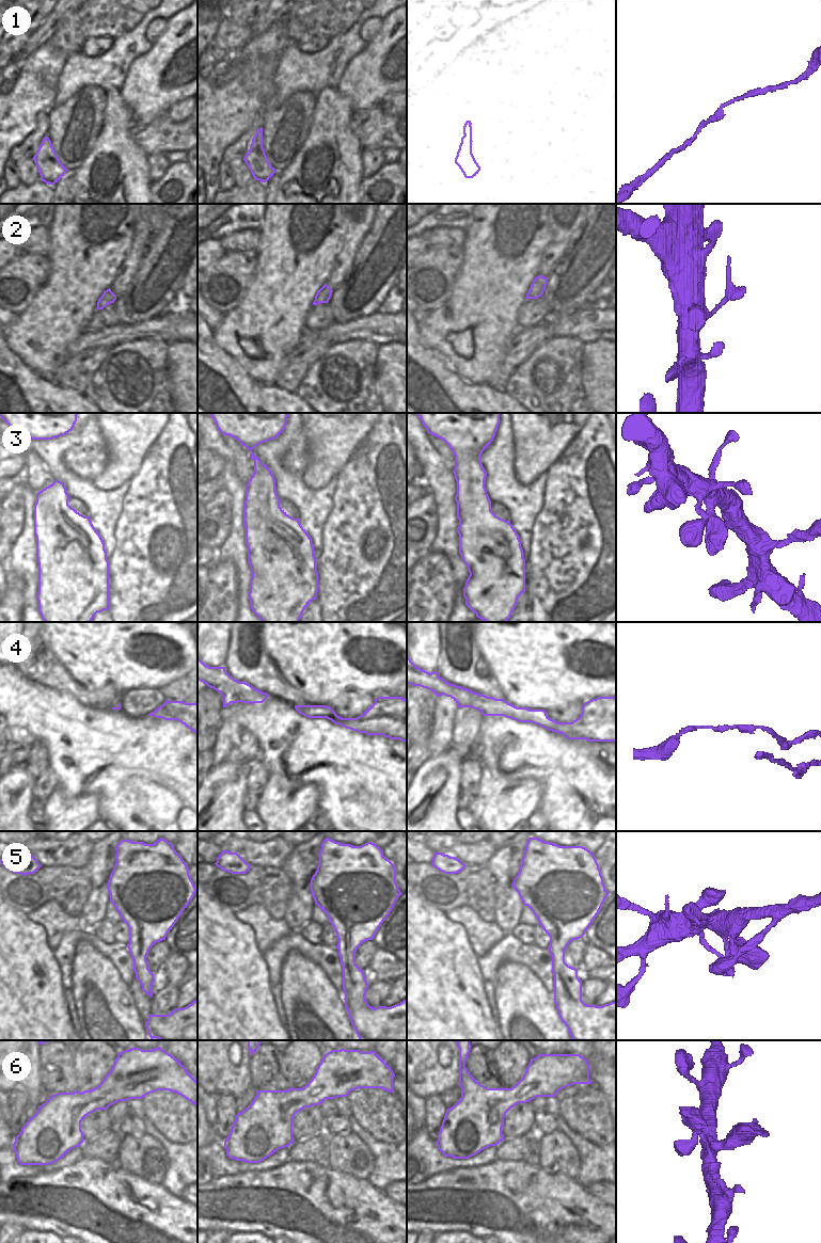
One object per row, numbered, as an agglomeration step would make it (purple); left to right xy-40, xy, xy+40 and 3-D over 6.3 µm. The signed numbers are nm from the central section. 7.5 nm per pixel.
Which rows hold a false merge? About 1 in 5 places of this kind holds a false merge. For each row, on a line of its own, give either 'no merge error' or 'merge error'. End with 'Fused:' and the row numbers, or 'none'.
1: no merge error
2: merge error
3: no merge error
4: no merge error
5: no merge error
6: no merge error
Fused: 2

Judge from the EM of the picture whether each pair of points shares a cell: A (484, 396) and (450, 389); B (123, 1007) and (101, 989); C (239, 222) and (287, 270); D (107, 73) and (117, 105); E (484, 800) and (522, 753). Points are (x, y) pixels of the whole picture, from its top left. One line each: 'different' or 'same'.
A: same
B: same
C: different
D: different
E: different

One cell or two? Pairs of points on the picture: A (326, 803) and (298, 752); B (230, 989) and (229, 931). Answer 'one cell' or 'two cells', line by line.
A: one cell
B: one cell

